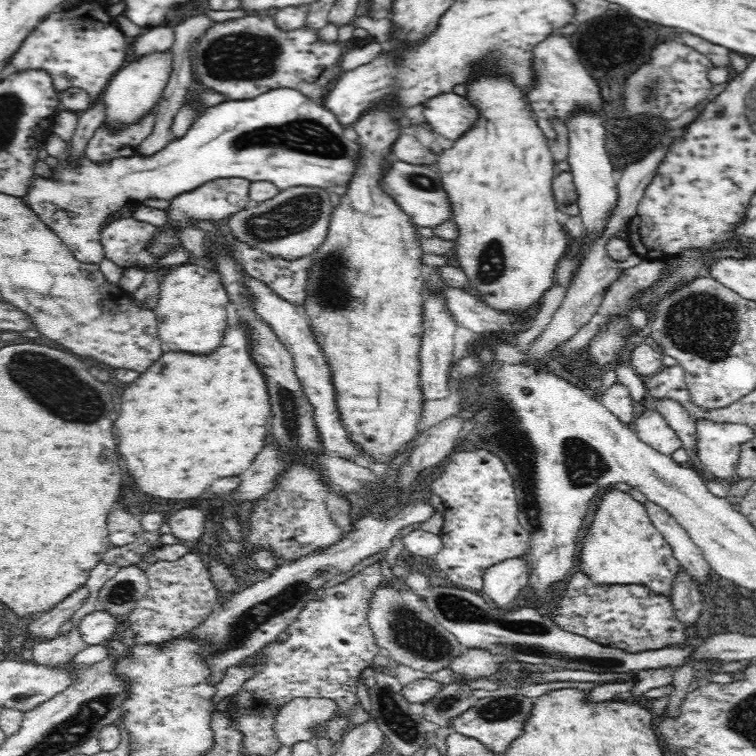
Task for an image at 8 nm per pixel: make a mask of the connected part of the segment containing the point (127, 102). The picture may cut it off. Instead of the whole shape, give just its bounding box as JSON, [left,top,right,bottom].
[102,50,172,126]

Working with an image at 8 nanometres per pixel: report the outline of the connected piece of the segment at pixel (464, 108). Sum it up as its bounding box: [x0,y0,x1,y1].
[422,92,481,140]

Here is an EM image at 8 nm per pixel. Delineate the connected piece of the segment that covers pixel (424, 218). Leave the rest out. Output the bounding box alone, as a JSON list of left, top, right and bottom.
[379,156,451,227]

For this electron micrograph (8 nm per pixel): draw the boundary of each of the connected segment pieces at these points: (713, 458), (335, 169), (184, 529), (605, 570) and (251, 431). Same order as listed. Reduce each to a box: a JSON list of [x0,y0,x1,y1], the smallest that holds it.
[[695,420,750,485],[24,88,360,263],[165,508,205,542],[579,488,680,598],[114,322,270,500]]

